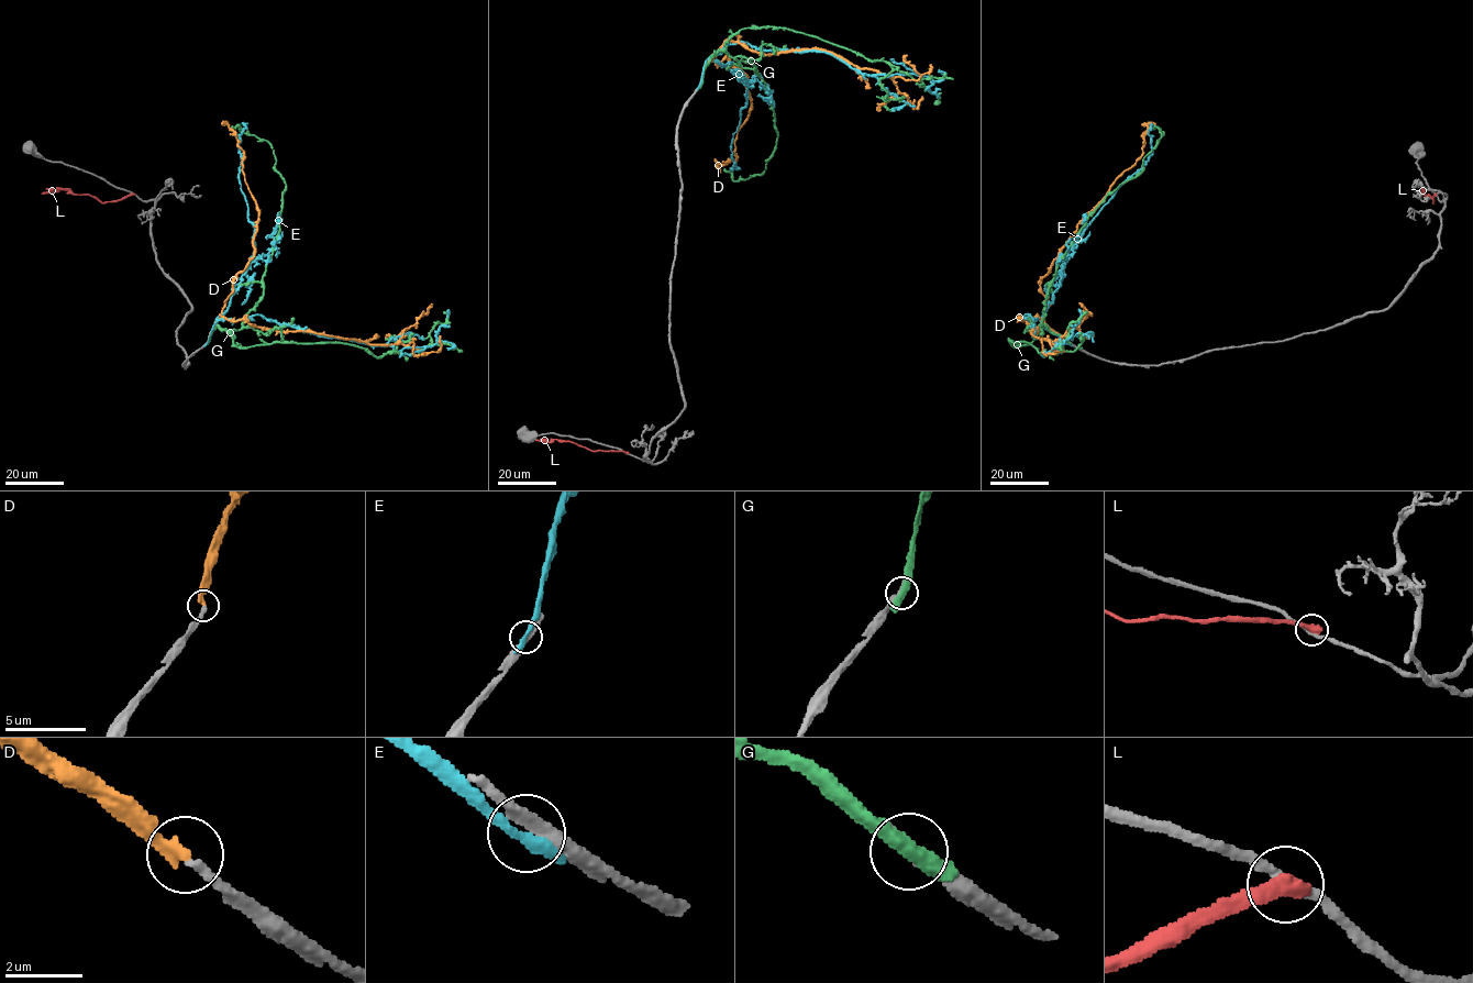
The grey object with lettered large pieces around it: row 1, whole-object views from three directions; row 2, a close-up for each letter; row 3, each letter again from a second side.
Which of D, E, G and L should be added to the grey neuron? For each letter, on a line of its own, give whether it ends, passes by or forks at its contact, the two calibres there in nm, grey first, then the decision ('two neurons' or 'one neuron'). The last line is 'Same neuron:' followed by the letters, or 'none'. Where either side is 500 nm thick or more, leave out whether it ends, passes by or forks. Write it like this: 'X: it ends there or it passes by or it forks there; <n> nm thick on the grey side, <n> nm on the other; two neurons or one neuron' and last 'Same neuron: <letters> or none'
D: it ends there; 240 nm thick on the grey side, 340 nm on the other; one neuron
E: it passes by; 320 nm thick on the grey side, 260 nm on the other; two neurons
G: it passes by; 380 nm thick on the grey side, 360 nm on the other; two neurons
L: 260 nm thick on the grey side, 500 nm on the other; two neurons
Same neuron: D

